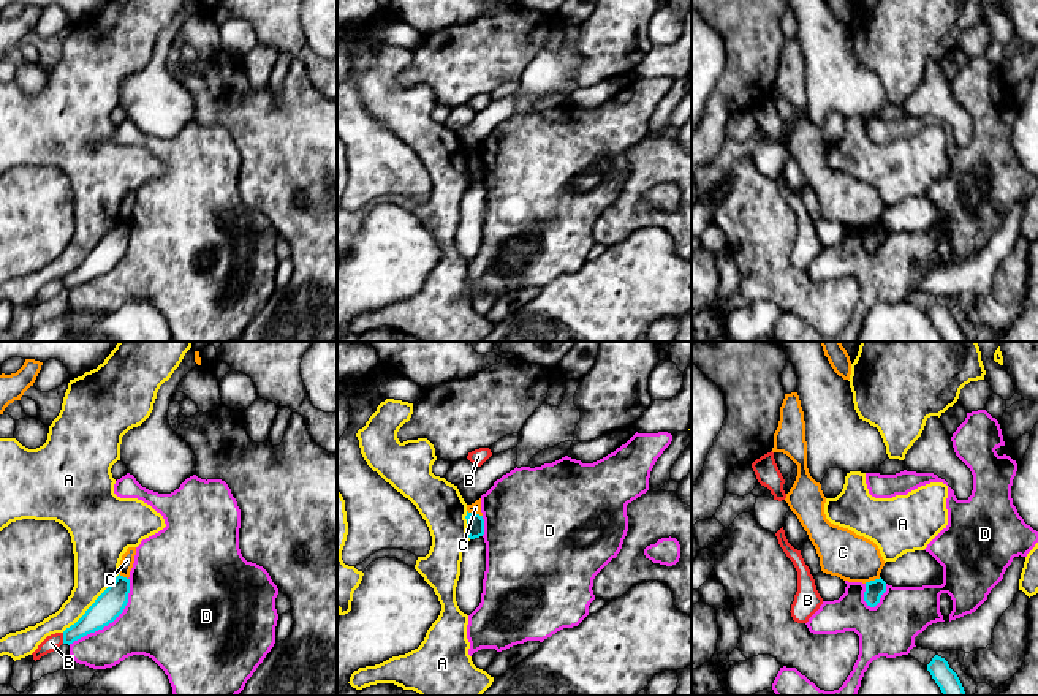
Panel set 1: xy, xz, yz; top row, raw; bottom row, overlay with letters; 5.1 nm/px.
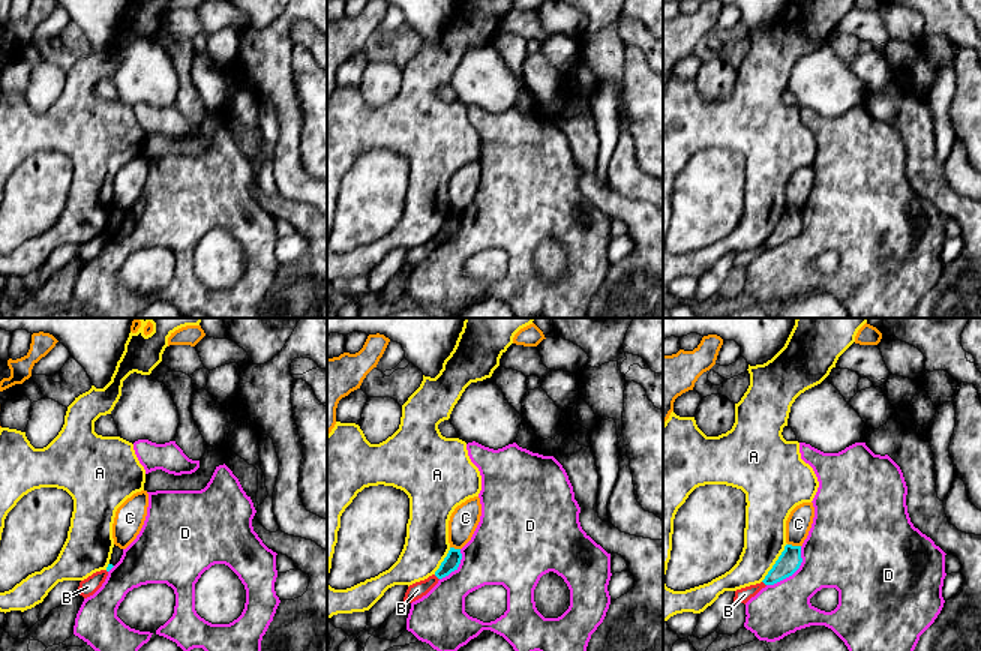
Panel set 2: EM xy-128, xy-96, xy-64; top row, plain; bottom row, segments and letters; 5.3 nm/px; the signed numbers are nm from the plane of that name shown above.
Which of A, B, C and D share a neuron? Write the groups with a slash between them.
A / B / C / D

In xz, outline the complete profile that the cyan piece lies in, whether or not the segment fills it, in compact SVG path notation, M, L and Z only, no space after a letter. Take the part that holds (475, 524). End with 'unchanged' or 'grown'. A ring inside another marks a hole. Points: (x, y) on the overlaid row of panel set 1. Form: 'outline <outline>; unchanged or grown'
outline M467 511L467 535L470 539L479 538L484 535L484 519L479 514Z; unchanged

